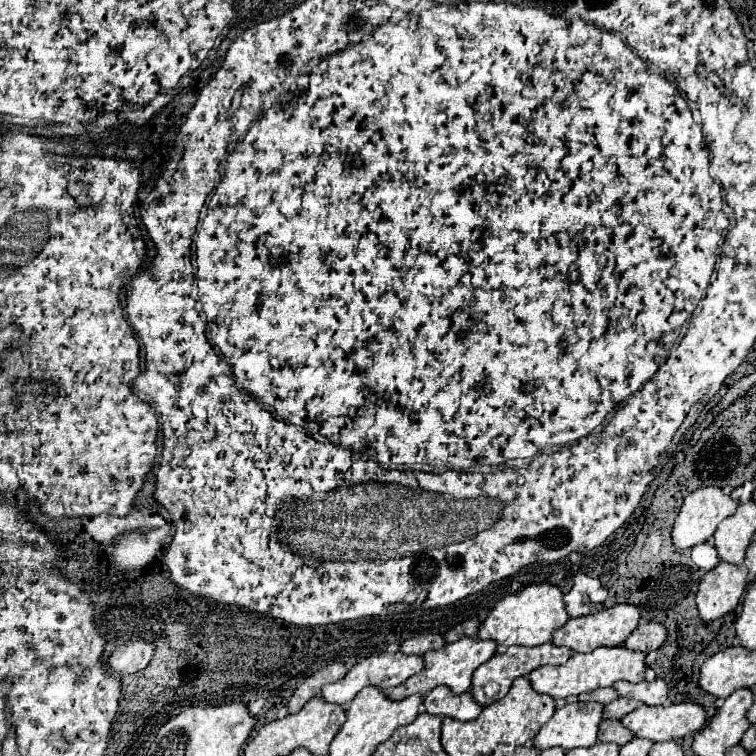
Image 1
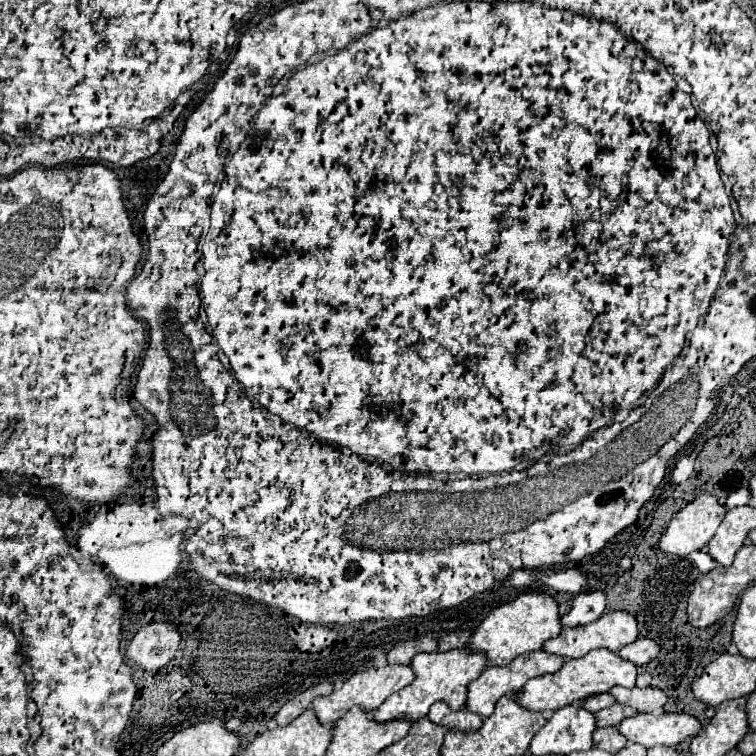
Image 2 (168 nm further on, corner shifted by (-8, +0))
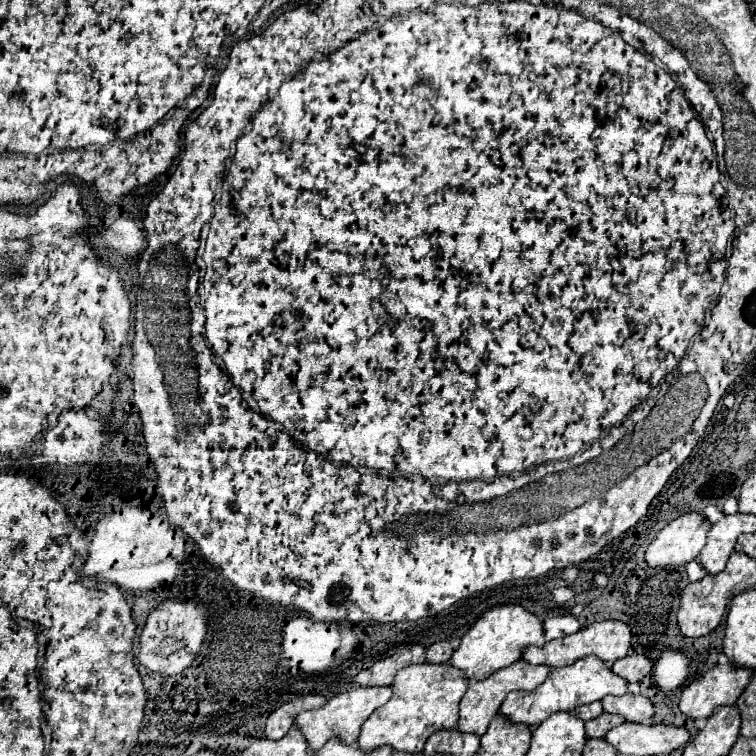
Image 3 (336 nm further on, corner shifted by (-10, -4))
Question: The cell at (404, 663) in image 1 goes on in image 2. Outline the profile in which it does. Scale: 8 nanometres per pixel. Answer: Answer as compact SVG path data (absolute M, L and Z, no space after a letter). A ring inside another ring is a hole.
M384 666L384 668L370 668L364 672L358 672L350 676L340 688L336 688L330 696L320 696L316 698L310 708L314 710L318 722L324 726L332 726L340 716L344 716L352 706L360 706L364 712L376 710L388 696L398 692L400 688L408 686L414 680L414 672L410 666Z

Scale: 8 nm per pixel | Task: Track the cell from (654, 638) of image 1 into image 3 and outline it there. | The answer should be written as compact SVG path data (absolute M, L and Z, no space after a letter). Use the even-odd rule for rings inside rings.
M630 654L612 664L612 670L628 682L640 682L652 672L652 662L642 654Z

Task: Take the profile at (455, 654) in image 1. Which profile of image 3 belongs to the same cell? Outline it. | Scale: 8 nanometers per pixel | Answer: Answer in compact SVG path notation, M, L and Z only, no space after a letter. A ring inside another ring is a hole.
M410 664L396 674L392 698L380 706L362 726L358 744L366 750L390 744L394 750L406 754L418 754L424 742L438 728L452 728L458 724L458 704L468 688L464 672L452 664Z

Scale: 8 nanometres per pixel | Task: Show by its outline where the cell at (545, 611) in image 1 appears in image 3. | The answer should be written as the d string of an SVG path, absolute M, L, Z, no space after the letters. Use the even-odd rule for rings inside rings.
M506 604L488 610L462 638L462 644L454 650L450 664L466 672L470 680L484 680L500 668L506 668L522 658L522 650L528 646L544 646L544 626L542 620L528 612L520 604Z

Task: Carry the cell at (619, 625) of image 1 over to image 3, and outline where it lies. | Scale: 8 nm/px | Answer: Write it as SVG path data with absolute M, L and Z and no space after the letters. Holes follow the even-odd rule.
M604 620L604 622L594 622L594 624L582 628L576 634L570 634L570 636L564 636L564 638L558 638L558 640L550 640L542 648L538 648L538 646L526 648L524 650L524 660L528 660L530 664L546 664L550 668L558 668L558 666L570 666L576 660L594 654L594 656L606 660L608 664L612 664L614 660L628 656L630 648L632 648L630 626L626 622L620 622L620 620Z

